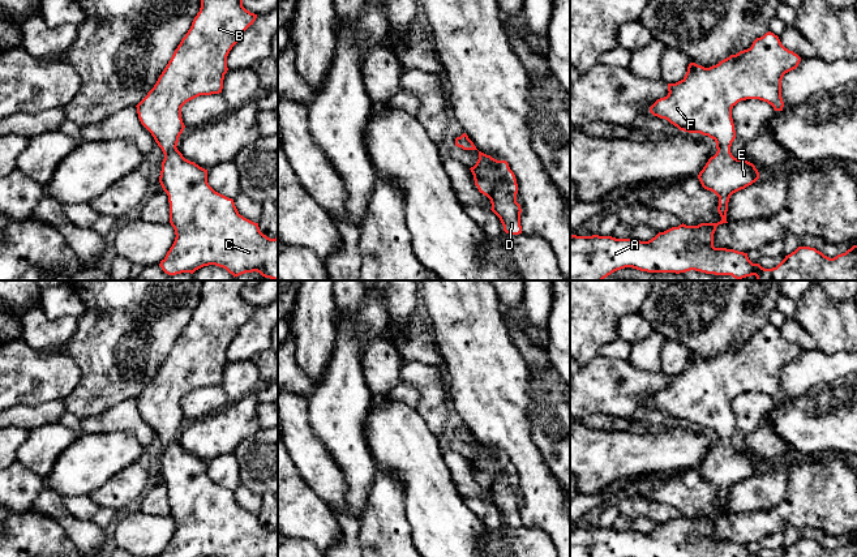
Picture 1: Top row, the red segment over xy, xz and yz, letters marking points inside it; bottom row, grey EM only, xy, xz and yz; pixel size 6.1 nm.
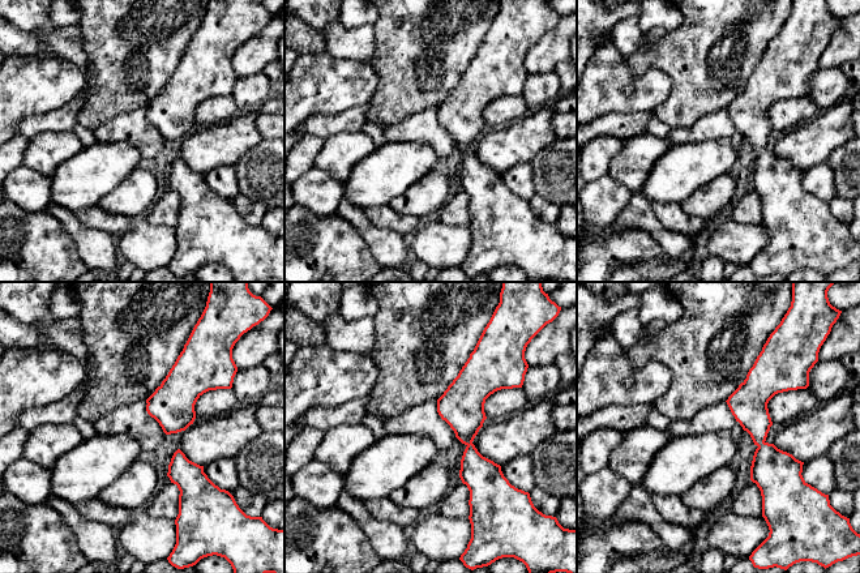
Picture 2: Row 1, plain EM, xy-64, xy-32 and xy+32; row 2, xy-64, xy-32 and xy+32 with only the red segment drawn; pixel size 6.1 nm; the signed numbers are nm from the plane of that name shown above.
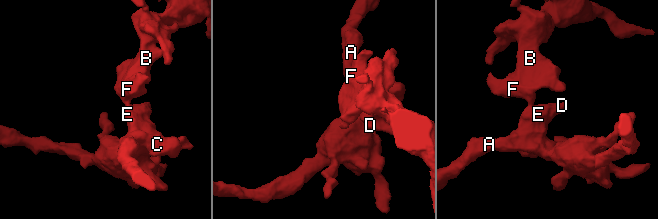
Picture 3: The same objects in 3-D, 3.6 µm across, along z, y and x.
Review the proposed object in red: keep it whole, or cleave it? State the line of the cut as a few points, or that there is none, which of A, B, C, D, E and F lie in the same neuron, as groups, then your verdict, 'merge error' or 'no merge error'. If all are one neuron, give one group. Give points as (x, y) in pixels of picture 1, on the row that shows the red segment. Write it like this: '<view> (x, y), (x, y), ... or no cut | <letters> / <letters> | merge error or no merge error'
no cut | A B C D E F | no merge error

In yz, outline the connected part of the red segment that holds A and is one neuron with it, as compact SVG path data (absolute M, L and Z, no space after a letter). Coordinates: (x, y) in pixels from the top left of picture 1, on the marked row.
M768 31L757 38L751 47L704 68L690 63L685 77L668 83L668 95L657 99L650 112L668 120L680 130L700 133L716 142L716 154L708 159L698 179L702 187L719 197L717 211L721 220L698 226L680 224L659 232L648 241L616 239L612 236L570 236L570 280L603 280L612 273L633 267L647 273L686 273L690 270L732 275L736 279L755 275L757 280L857 280L857 245L834 258L810 247L798 247L772 269L753 263L747 253L714 247L716 227L727 222L728 202L733 193L745 189L759 179L755 166L746 159L737 159L730 153L736 138L732 108L741 100L759 99L775 111L783 111L781 80L785 73L796 69L801 57L785 48L779 37Z

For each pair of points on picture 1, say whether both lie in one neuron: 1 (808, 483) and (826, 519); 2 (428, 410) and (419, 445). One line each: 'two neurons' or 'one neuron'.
1: one neuron
2: two neurons

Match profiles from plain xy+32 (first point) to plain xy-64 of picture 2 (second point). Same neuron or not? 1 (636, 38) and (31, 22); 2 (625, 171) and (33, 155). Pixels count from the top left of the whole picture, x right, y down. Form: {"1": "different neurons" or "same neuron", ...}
{"1": "different neurons", "2": "same neuron"}

